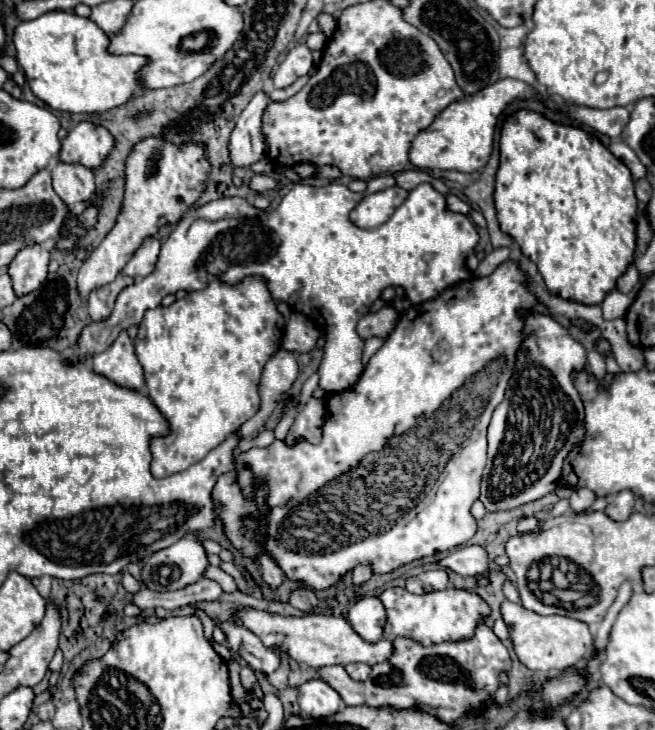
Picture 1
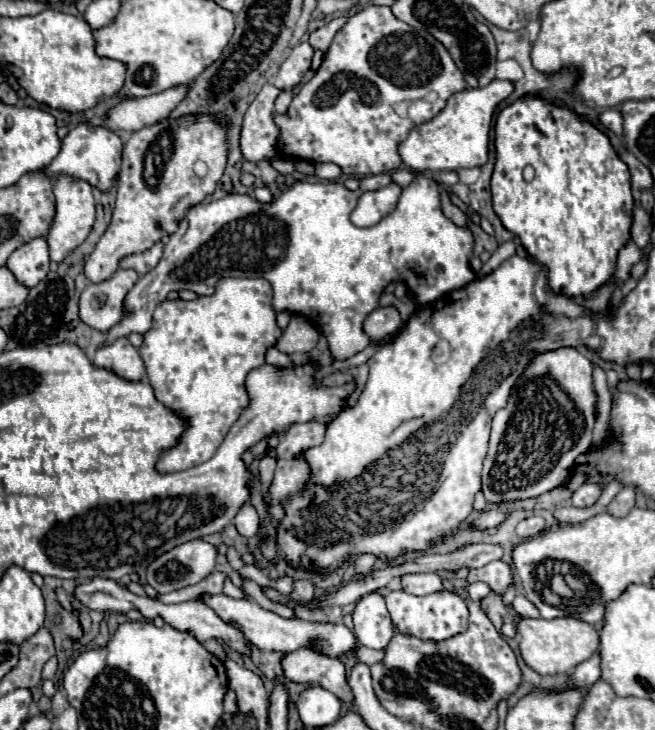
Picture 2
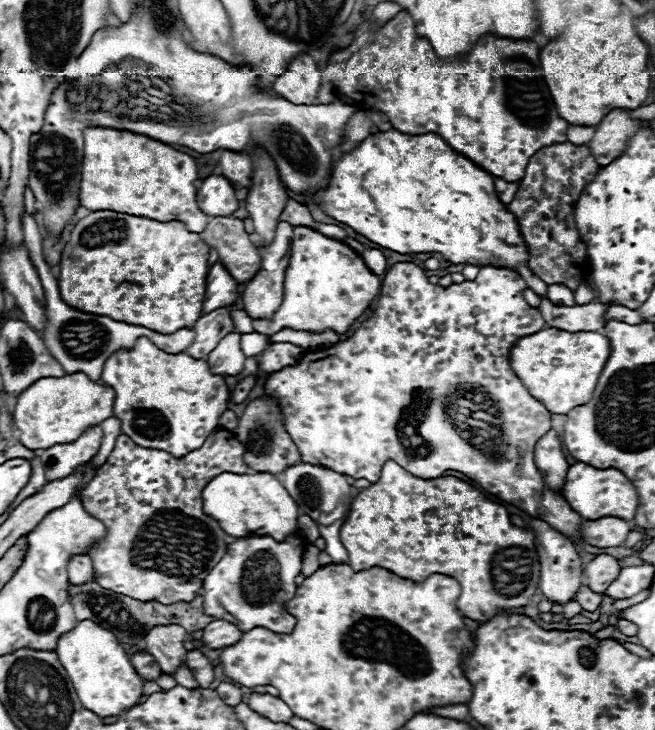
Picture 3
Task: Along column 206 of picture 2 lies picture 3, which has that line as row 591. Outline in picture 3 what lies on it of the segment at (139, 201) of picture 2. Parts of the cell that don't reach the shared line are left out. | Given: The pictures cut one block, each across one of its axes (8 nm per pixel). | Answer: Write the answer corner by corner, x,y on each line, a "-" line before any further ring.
218,428
206,438
202,448
186,454
184,458
174,458
162,450
136,446
126,434
120,434
106,464
98,468
94,478
82,490
84,510
92,518
104,522
106,526
106,536
94,546
90,546
90,550
86,552
92,558
92,568
96,574
94,580
106,590
142,602
150,600
162,604
190,602
200,592
202,586
180,586
180,584
202,584
204,578
210,574
210,568
216,566
216,562
226,554
226,546
234,540
220,528
218,522
214,522
202,510
204,486
222,472
232,474
250,472
250,468
244,464
244,446
234,438
230,430

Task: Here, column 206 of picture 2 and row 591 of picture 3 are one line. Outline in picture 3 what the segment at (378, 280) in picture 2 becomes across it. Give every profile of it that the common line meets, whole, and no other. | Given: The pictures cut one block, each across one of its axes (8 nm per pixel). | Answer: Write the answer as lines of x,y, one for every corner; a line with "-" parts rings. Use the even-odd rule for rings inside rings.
290,534
282,542
270,536
236,538
232,544
228,544
224,558
212,568
212,574
208,574
208,578
204,580
204,612
212,614
214,618
226,618
228,622
234,622
236,626
240,626
242,632
262,626
278,634
290,634
296,626
296,618
286,612
284,604
296,594
294,578
302,570
304,548
306,540
298,534
-
212,600
214,604
222,606
222,612
210,612

